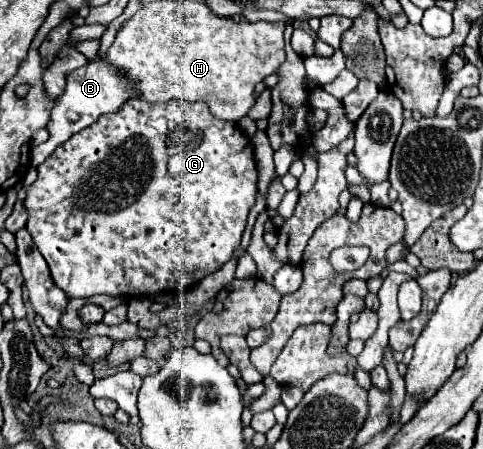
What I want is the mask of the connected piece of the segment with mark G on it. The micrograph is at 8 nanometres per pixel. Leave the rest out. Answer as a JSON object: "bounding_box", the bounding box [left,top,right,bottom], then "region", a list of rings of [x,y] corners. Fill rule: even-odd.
{"bounding_box":[25,98,257,298],"region":[[[143,98],[125,102],[117,112],[103,114],[95,124],[75,134],[71,140],[63,142],[55,148],[55,152],[37,168],[37,180],[27,188],[25,210],[29,214],[27,230],[47,260],[51,280],[59,290],[63,290],[69,298],[91,298],[97,294],[123,296],[123,298],[147,298],[159,292],[185,292],[193,284],[201,282],[207,274],[219,270],[227,260],[231,260],[235,248],[241,244],[243,230],[247,226],[247,214],[255,204],[257,194],[257,166],[253,156],[253,146],[249,138],[241,132],[239,124],[225,122],[215,118],[205,102],[185,102],[185,100],[169,100],[169,102],[143,102]]]}

